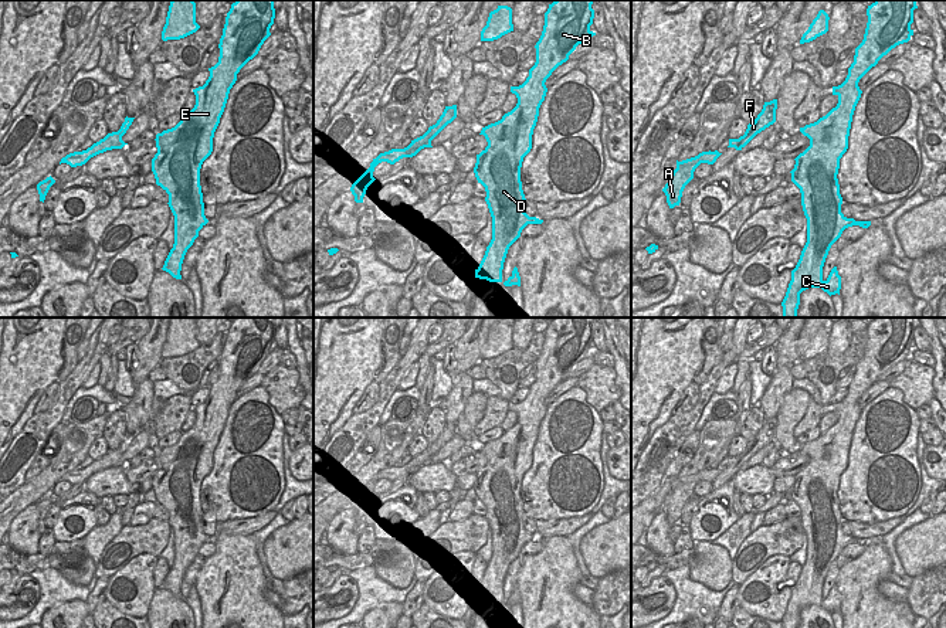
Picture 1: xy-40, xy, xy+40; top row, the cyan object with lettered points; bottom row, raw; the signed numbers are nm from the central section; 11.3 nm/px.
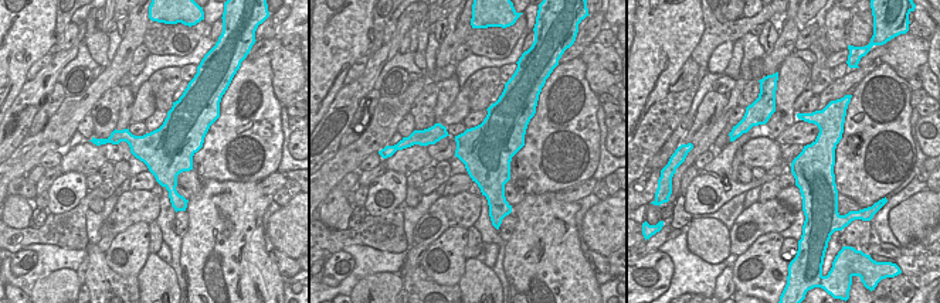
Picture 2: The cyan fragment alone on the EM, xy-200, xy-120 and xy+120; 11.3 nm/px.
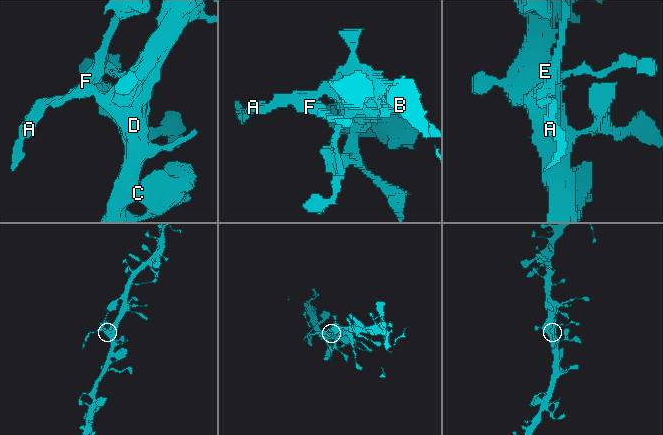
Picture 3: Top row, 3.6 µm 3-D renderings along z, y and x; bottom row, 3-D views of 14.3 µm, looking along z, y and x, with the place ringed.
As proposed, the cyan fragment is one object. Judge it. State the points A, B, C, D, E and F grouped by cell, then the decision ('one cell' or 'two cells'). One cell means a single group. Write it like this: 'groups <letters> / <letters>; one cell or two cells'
groups A B C D E / F; two cells

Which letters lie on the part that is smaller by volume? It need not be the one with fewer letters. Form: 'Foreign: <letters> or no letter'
Foreign: F

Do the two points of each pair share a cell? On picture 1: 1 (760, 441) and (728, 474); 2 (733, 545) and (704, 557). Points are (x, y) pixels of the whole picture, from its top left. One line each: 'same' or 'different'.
1: same
2: different

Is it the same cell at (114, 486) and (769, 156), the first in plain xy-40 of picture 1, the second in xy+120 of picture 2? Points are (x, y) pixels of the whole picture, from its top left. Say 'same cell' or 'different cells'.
same cell

